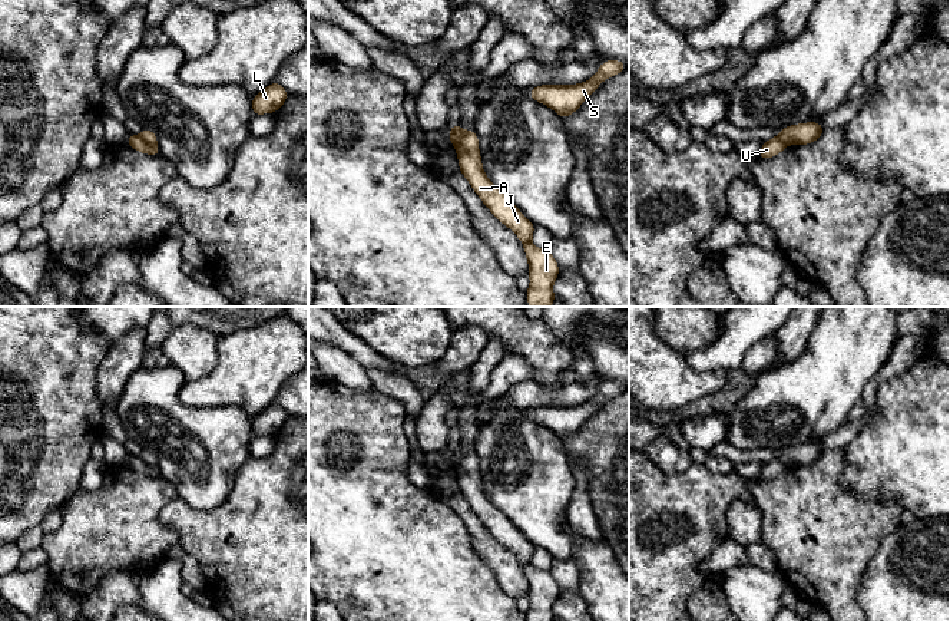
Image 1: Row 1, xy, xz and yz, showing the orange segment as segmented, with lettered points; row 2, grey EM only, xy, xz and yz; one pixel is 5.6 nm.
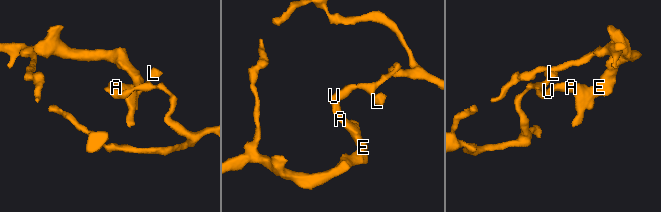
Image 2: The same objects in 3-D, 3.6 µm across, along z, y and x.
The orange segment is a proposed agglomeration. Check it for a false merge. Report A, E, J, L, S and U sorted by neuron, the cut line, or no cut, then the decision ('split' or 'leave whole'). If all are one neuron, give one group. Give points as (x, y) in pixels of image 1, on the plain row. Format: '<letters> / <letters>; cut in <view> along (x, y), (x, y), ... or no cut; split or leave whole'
A E J / L S U; cut in xy along (139, 456), (145, 462), (155, 465); split

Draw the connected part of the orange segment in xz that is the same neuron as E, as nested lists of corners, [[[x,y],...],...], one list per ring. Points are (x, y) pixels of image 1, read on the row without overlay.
[[[473,450],[466,452],[463,460],[454,466],[459,490],[469,502],[474,513],[490,531],[496,541],[510,549],[522,562],[527,578],[530,607],[527,621],[555,621],[553,604],[559,598],[559,585],[549,571],[540,571],[532,565],[536,551],[520,531],[499,511],[484,495],[479,458]]]

